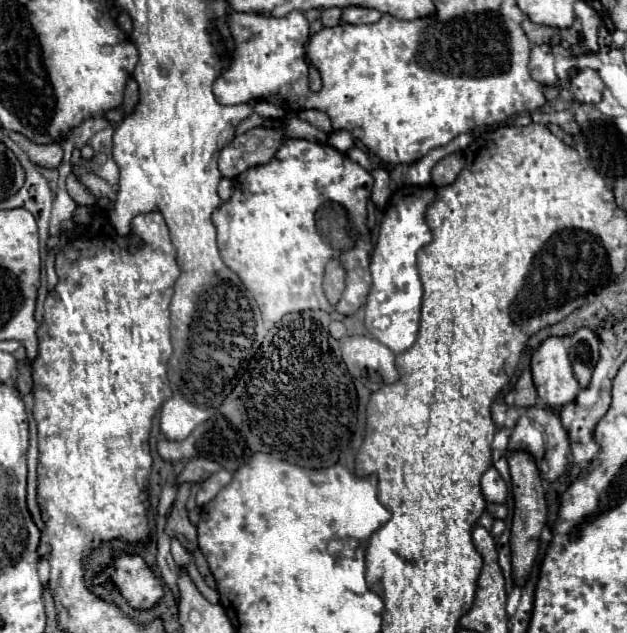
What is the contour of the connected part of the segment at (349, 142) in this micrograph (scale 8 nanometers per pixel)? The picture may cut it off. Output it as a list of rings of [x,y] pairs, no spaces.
[[[333,131],[329,135],[329,145],[333,145],[335,149],[339,149],[339,151],[345,153],[347,149],[353,147],[353,137],[347,131]]]

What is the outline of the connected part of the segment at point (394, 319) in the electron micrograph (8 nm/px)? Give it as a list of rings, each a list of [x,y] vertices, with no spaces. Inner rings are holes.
[[[431,185],[399,189],[395,197],[391,197],[391,205],[383,217],[379,239],[371,257],[373,287],[365,305],[365,327],[393,353],[407,351],[417,339],[421,309],[421,279],[417,271],[417,251],[433,239],[425,223],[427,205],[433,199],[435,189]],[[379,321],[383,321],[383,325],[377,325]]]

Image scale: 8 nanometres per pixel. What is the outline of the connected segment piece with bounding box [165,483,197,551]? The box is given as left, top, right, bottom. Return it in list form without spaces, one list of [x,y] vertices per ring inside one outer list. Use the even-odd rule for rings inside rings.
[[[183,483],[179,487],[179,493],[177,493],[177,499],[175,499],[175,505],[173,505],[173,513],[167,519],[165,531],[167,531],[169,537],[179,539],[185,549],[195,551],[197,549],[197,529],[189,523],[187,509],[185,509],[185,501],[189,497],[189,489],[191,489],[191,483]]]

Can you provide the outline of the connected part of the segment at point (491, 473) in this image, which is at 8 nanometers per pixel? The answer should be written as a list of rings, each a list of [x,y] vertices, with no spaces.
[[[489,467],[483,473],[481,489],[483,489],[483,495],[485,495],[485,499],[489,503],[505,503],[507,487],[505,487],[505,481],[501,479],[501,475],[499,475],[499,471],[495,467]]]

